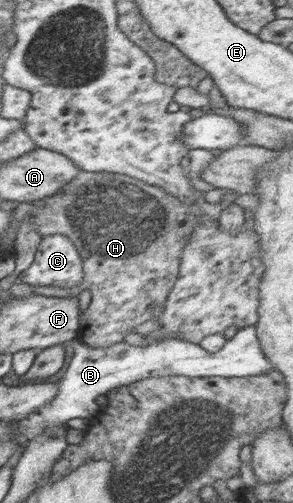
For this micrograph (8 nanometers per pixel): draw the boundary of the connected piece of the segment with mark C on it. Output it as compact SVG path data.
M63 234L37 238L36 253L30 267L19 274L18 281L32 286L76 286L84 280L81 253Z

